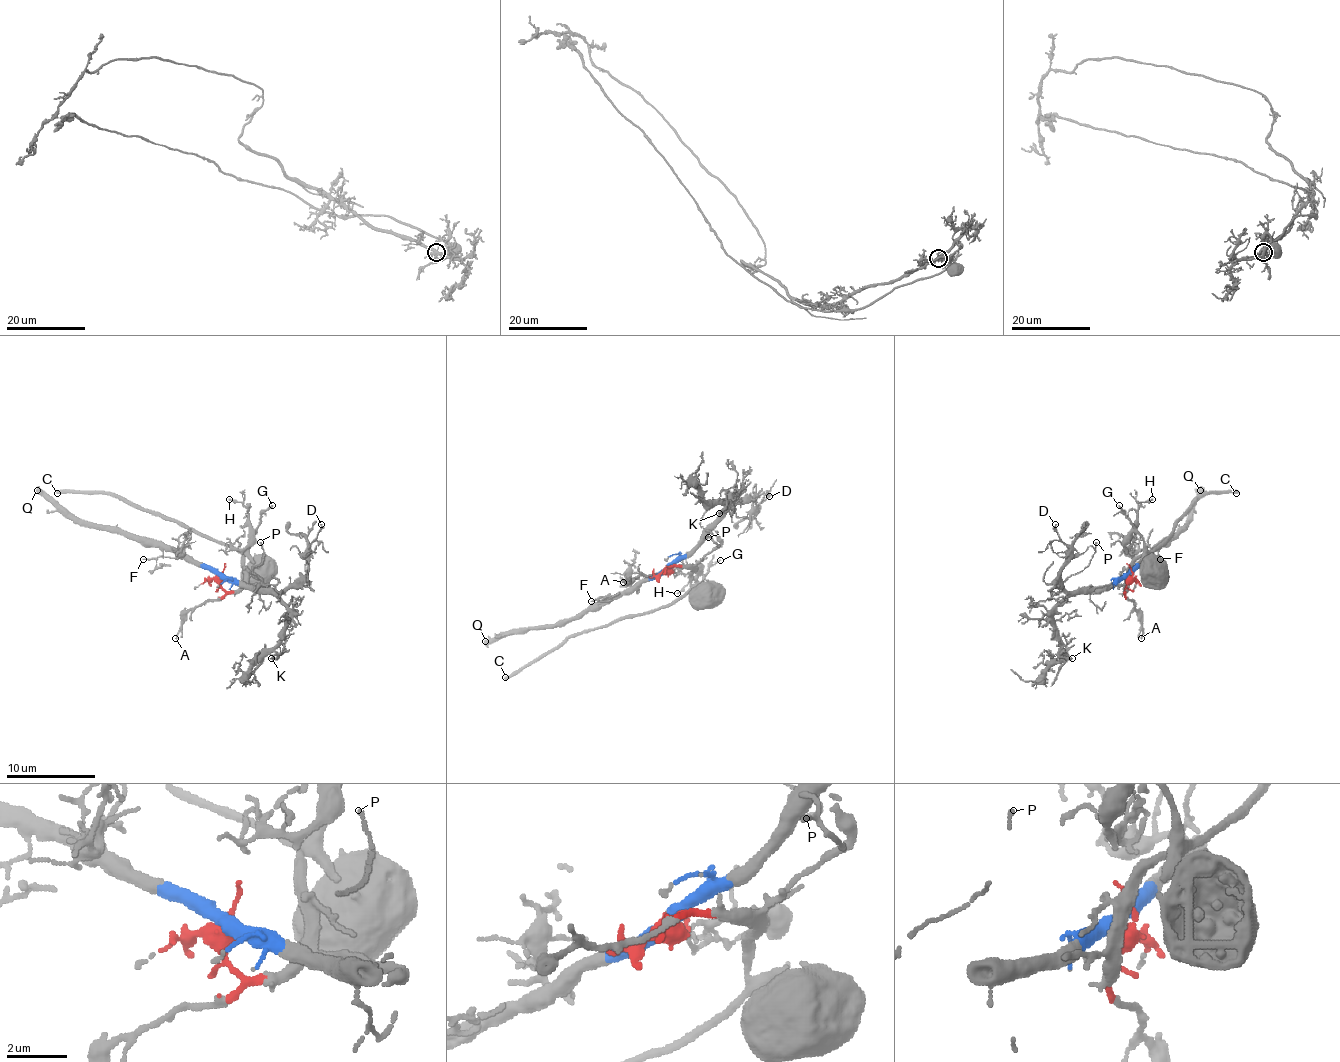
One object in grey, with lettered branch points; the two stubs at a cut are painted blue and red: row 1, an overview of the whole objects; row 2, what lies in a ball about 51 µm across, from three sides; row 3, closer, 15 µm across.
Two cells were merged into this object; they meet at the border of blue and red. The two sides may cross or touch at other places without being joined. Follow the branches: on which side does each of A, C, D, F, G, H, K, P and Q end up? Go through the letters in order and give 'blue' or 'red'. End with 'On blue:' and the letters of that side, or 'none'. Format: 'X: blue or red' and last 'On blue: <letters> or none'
A: red
C: red
D: blue
F: blue
G: red
H: red
K: blue
P: blue
Q: blue
On blue: D, F, K, P, Q

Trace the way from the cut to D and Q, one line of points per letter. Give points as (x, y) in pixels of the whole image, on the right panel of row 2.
D: (1127, 576), (1118, 576), (1105, 587), (1069, 592), (1062, 585), (1060, 574), (1067, 545), (1058, 536), (1056, 525)
Q: (1127, 576), (1192, 518), (1192, 505), (1201, 489)

